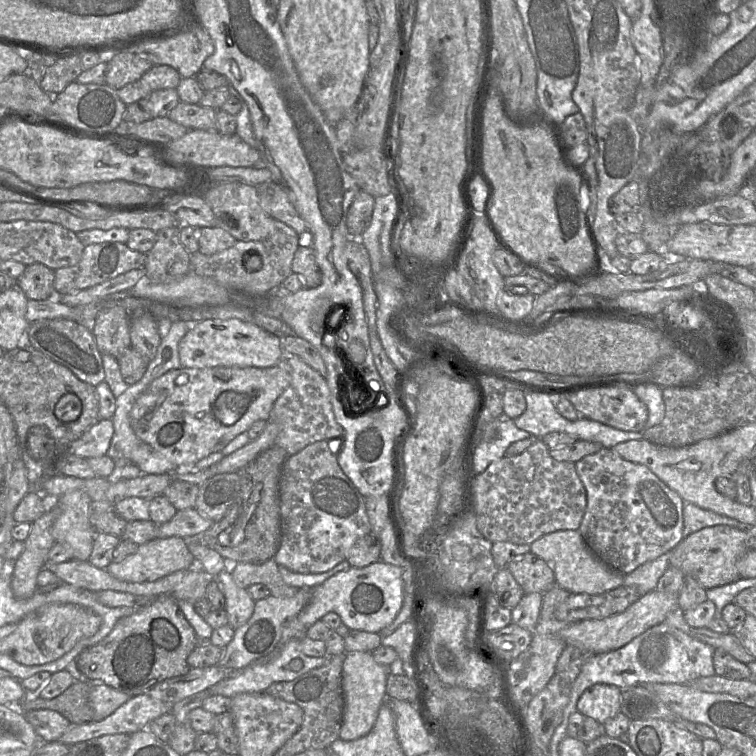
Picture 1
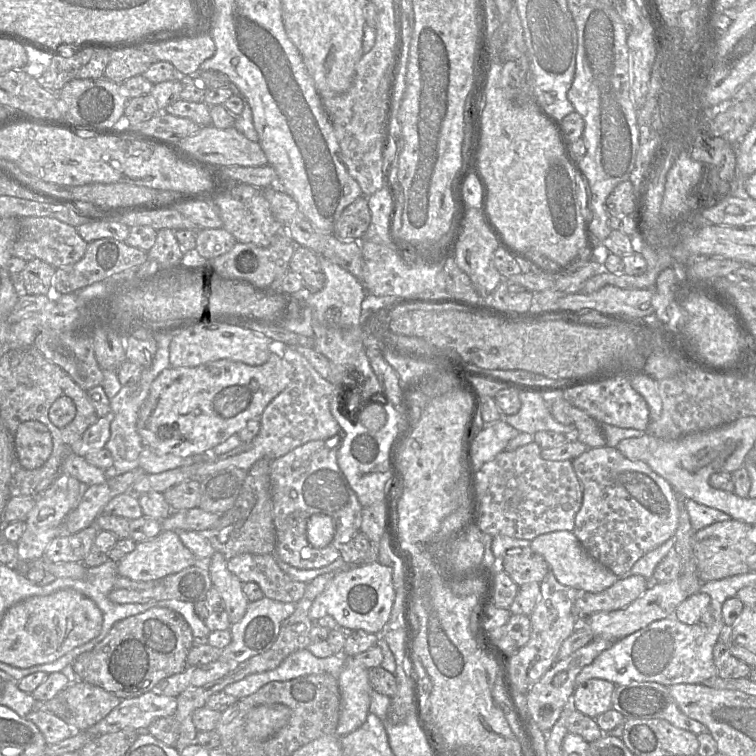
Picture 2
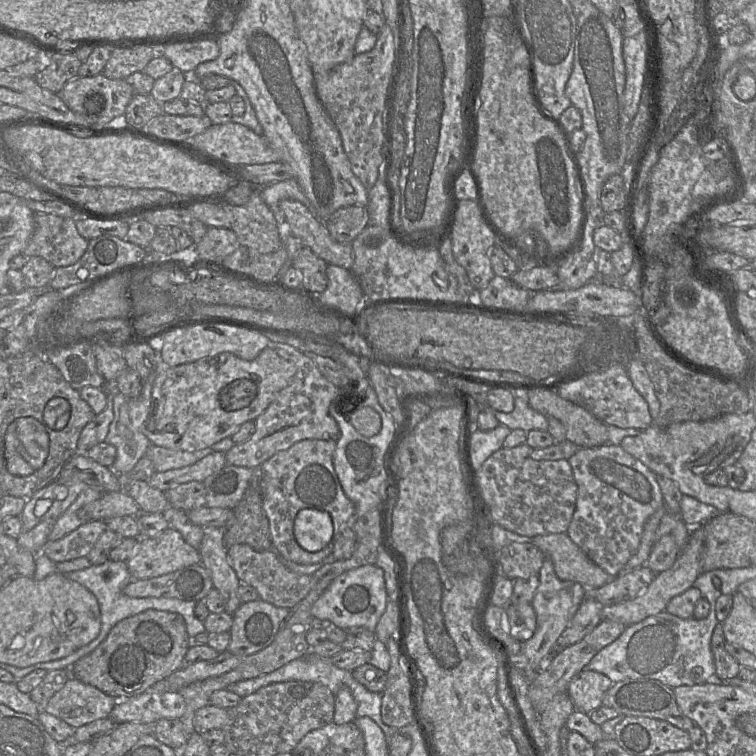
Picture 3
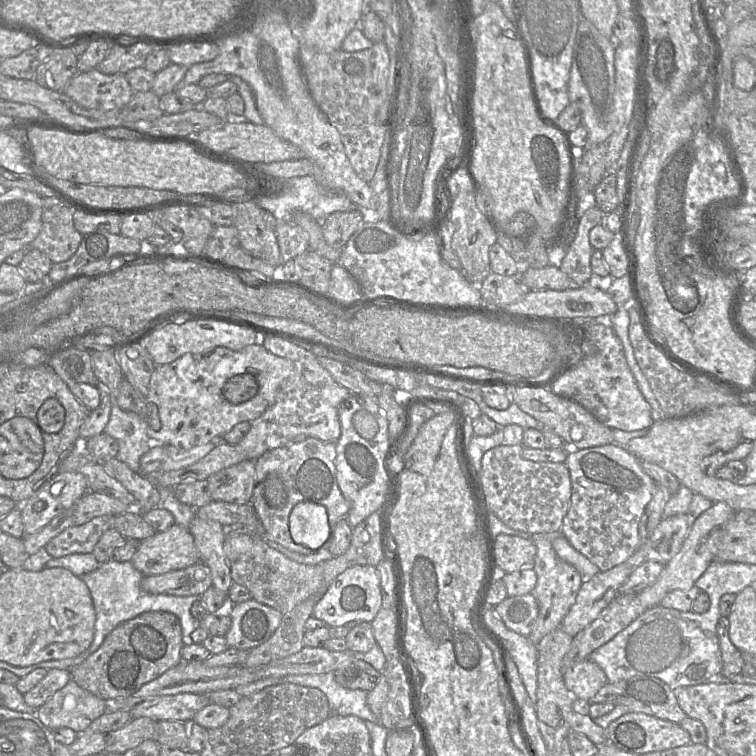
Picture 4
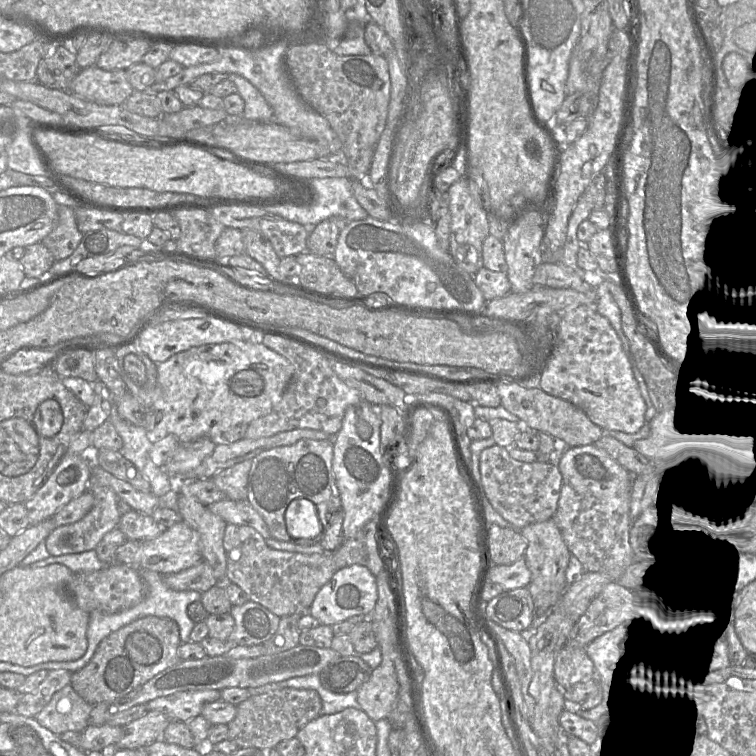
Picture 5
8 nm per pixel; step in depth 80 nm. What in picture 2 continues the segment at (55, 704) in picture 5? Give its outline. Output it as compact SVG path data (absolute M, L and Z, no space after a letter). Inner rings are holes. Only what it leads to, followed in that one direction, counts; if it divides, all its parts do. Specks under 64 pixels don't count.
M72 682L64 689L64 697L71 711L69 725L75 731L86 731L104 719L121 702L121 698L101 687Z

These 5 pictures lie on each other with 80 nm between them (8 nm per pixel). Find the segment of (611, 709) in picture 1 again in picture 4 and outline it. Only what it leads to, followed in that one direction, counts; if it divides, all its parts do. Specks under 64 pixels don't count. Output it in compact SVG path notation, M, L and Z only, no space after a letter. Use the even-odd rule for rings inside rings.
M587 658L563 673L564 683L574 698L582 705L588 705L597 692L608 682L603 669Z

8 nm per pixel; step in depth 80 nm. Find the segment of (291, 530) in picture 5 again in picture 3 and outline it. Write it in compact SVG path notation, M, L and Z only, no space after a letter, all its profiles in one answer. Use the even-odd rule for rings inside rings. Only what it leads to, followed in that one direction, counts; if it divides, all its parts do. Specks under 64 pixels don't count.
M305 508L297 513L293 532L301 547L311 552L320 551L333 538L333 521L326 511Z

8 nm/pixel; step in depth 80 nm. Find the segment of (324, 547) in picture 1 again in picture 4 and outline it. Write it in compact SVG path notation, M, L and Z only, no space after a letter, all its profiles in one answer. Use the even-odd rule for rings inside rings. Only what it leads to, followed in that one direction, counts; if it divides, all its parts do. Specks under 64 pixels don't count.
M316 438L286 445L267 451L254 461L255 485L250 504L265 529L265 538L273 540L290 551L304 555L317 551L301 547L295 543L289 532L289 515L300 502L322 505L328 513L332 533L341 519L346 519L349 503L339 489L336 480L336 442L322 442Z

